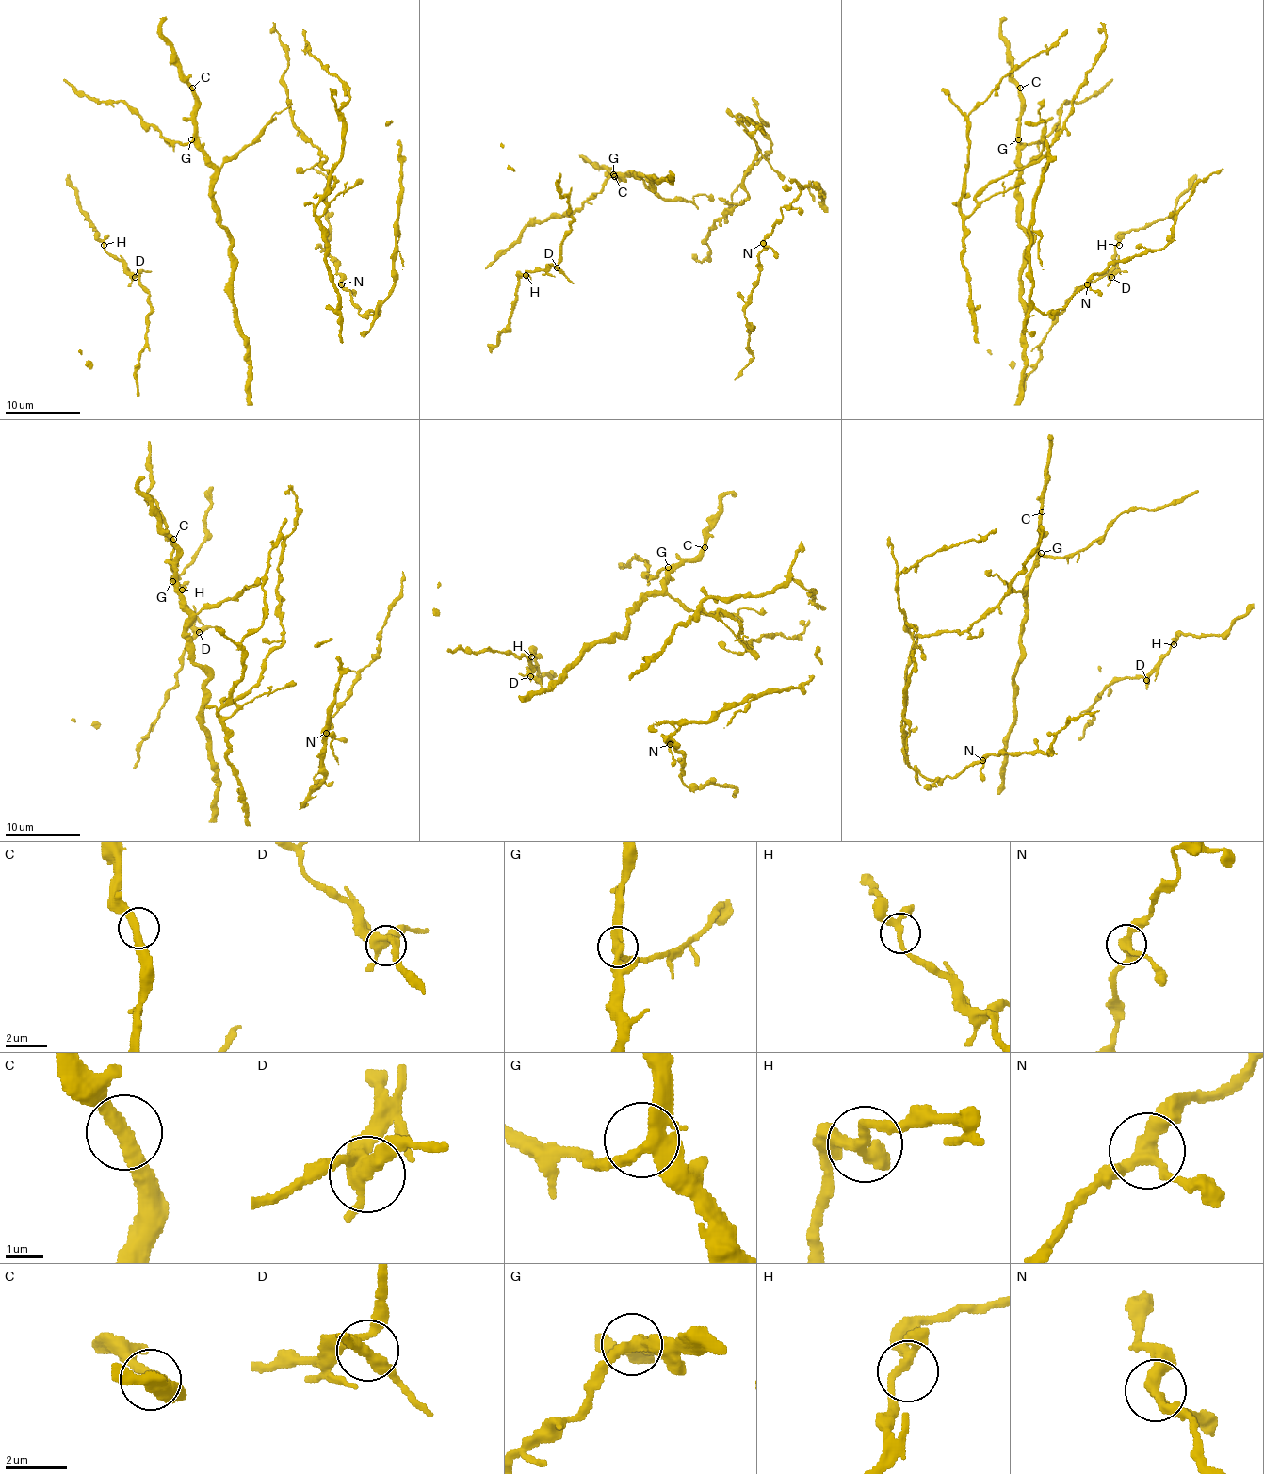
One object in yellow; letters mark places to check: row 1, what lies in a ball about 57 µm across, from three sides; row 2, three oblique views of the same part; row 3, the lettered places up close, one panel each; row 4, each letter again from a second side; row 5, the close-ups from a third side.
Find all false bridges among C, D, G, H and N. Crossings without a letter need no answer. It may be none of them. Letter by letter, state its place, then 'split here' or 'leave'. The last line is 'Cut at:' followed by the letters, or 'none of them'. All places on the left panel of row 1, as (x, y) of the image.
C: at (192, 88); leave
D: at (135, 277); leave
G: at (191, 139); leave
H: at (104, 245); leave
N: at (341, 284); leave
Cut at: none of them

